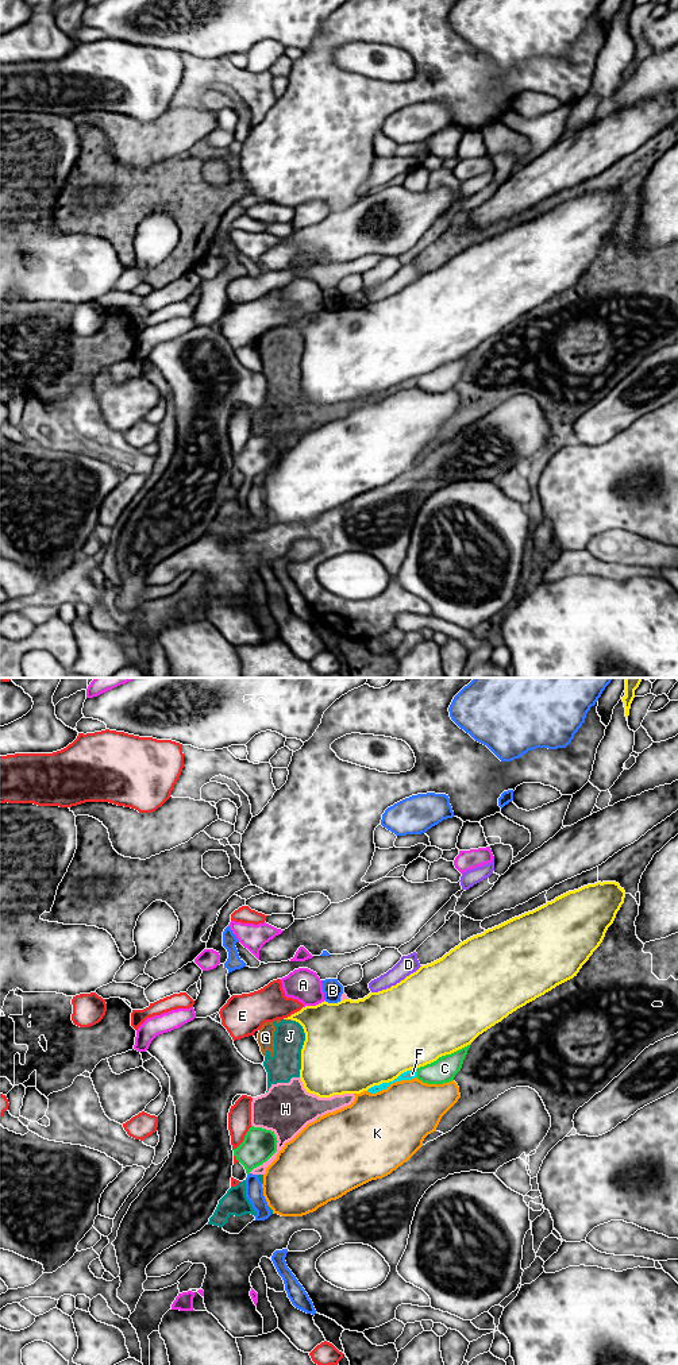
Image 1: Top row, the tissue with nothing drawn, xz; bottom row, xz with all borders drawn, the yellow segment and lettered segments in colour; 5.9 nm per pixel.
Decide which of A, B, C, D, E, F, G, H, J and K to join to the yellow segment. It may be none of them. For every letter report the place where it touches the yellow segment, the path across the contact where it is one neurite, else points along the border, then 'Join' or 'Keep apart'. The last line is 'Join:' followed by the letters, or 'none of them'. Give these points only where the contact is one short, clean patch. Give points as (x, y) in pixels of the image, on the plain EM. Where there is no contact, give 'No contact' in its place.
A: Touches yellow at xz (314, 315). Keep apart
B: Touches yellow at xz (332, 312). Keep apart
C: Touches yellow at xz (443, 363). Keep apart
D: Touches yellow at xz (397, 292). Keep apart
E: Touches yellow at xz (292, 323). Keep apart
F: Touches yellow at xz (390, 389). Keep apart
G: Touches yellow at xz (289, 327). Boundary: xz (285, 327), (292, 328). Keep apart
H: Touches yellow at xz (324, 405). Keep apart
J: Touches yellow at xz (303, 355). Keep apart
K: Touches yellow at xz (361, 400). Keep apart
Join: none of them

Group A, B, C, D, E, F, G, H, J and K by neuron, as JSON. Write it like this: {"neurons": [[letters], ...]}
{"neurons": [["A"], ["B"], ["C"], ["D"], ["E"], ["F", "G", "H", "J"], ["K"]]}

